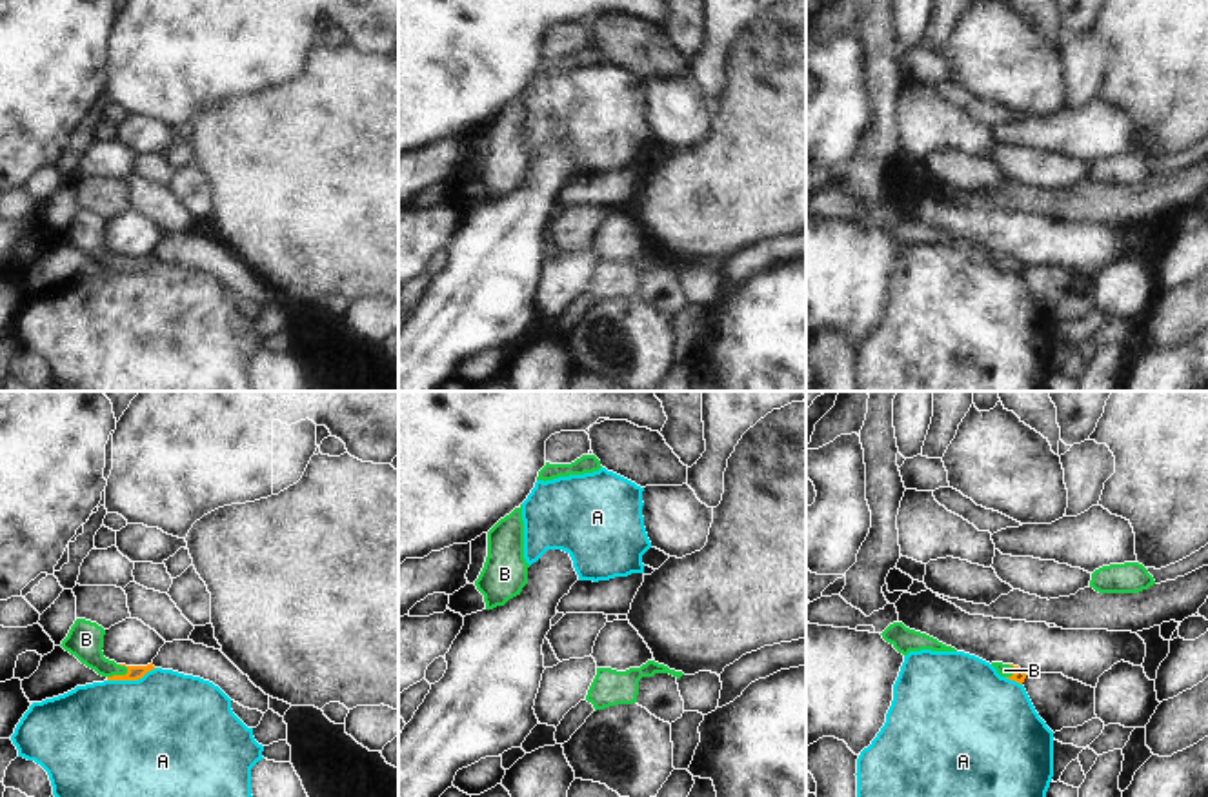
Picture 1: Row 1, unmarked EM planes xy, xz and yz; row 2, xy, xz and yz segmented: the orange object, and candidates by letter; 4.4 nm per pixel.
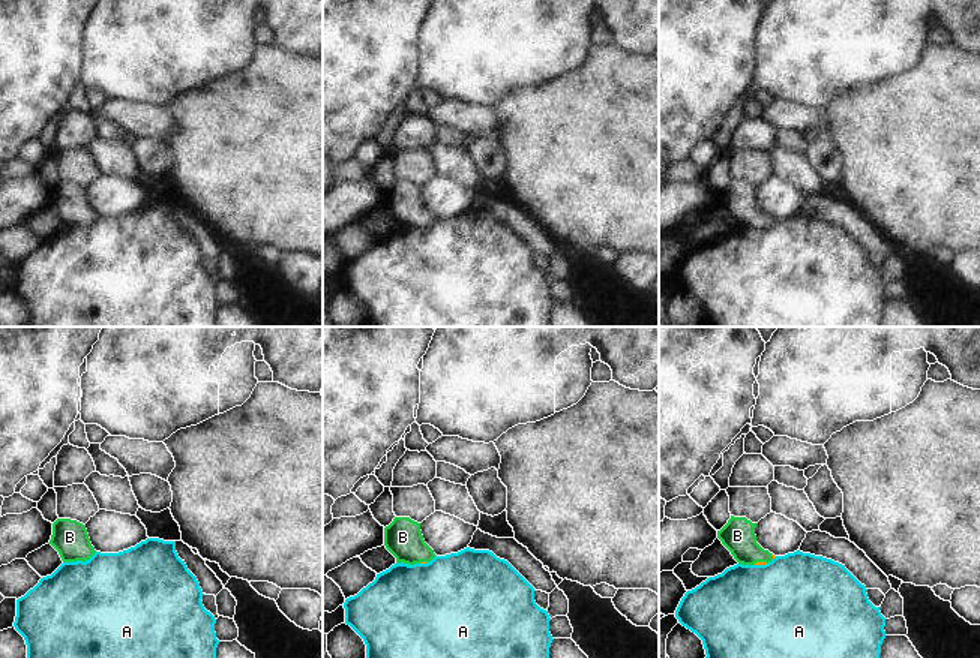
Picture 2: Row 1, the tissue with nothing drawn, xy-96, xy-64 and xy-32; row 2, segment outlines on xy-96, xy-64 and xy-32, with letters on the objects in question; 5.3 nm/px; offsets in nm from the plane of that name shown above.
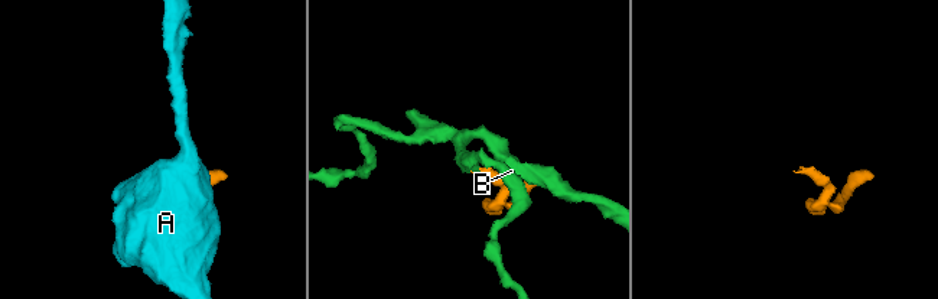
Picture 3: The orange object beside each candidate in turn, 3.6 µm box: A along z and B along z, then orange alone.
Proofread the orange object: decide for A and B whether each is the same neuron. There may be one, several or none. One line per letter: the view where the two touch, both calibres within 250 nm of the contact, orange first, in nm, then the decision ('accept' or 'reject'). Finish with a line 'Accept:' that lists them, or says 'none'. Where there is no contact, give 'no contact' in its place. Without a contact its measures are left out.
A: meets orange in xy; 60 nm thick on the orange side, 500 nm on the other; reject
B: meets orange in xy; 60 nm thick on the orange side, 160 nm on the other; accept
Accept: B

